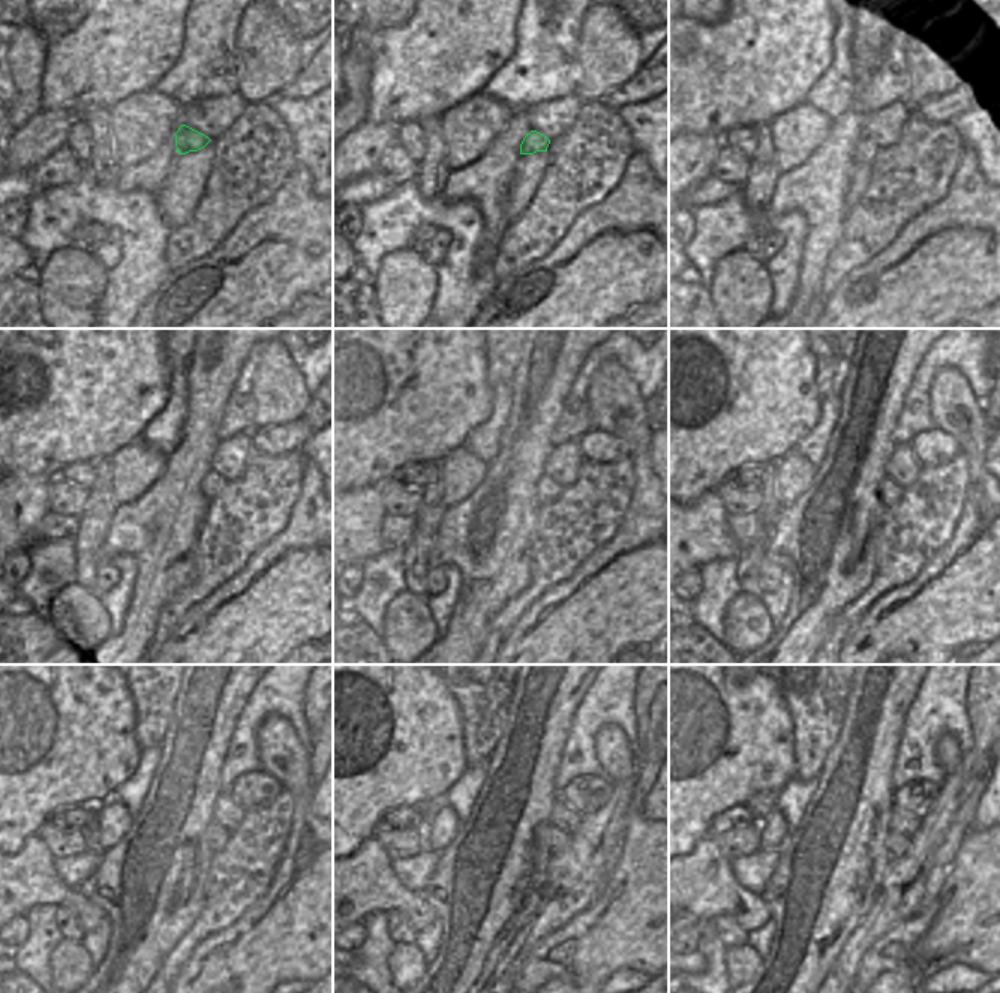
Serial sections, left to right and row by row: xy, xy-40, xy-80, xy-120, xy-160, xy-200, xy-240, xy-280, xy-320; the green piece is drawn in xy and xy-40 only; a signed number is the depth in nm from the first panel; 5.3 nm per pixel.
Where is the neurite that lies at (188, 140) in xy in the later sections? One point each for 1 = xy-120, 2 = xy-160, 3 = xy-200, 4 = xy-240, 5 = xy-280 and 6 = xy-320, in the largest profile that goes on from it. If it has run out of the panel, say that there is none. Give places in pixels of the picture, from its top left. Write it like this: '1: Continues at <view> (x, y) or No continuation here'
1: Continues at xy-120 (212, 485)
2: Continues at xy-160 (546, 489)
3: Continues at xy-200 (888, 492)
4: Continues at xy-240 (216, 836)
5: Continues at xy-280 (555, 839)
6: Continues at xy-320 (895, 843)

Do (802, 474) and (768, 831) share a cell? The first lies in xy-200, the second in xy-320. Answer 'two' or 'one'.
one

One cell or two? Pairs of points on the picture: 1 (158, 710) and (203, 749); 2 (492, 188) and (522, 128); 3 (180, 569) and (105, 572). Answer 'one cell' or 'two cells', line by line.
1: two cells
2: one cell
3: two cells

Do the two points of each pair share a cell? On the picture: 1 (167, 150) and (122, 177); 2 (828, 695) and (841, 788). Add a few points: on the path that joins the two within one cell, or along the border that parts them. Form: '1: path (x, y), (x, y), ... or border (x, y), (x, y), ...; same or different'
1: path (156, 162), (143, 176), (134, 177); same
2: border (844, 705), (841, 731), (819, 771); different

